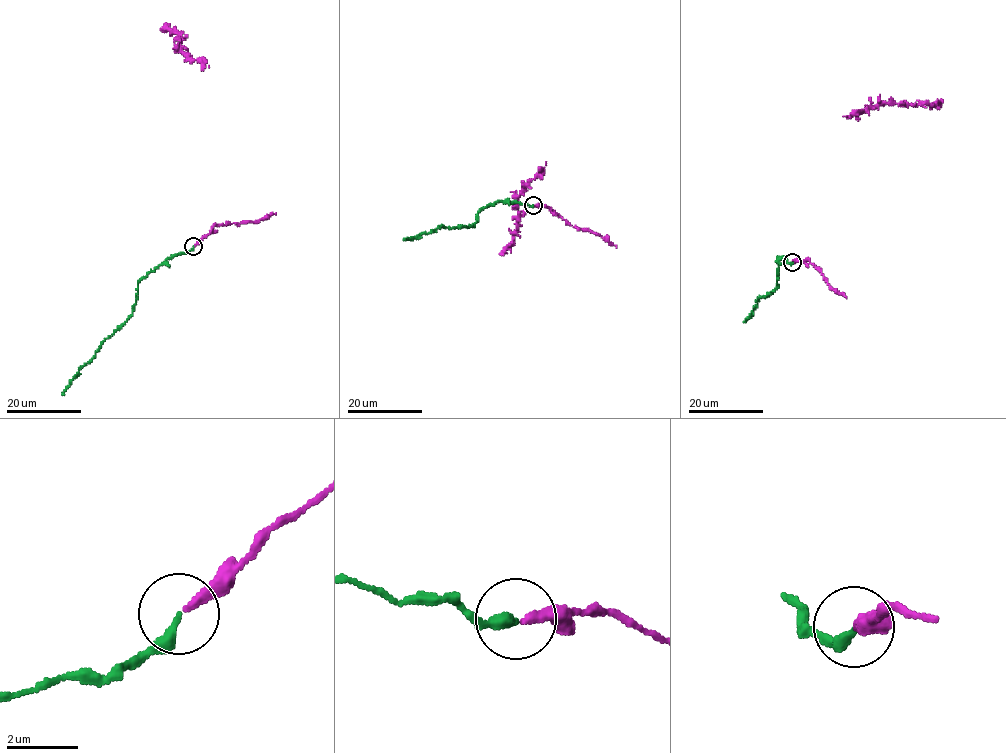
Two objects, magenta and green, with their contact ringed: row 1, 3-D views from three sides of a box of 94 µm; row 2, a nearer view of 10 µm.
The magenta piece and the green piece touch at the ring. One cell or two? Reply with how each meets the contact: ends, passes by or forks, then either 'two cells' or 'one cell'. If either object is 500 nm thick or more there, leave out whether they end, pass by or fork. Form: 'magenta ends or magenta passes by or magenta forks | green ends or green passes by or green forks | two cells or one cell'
magenta ends | green ends | one cell

